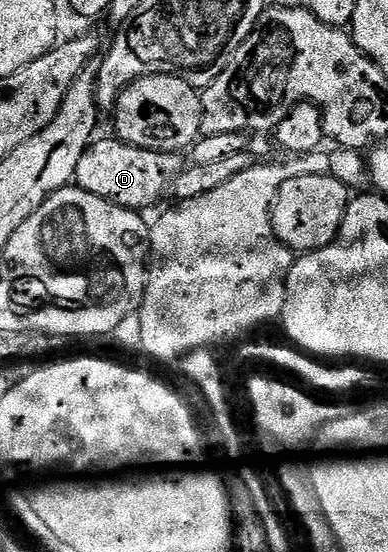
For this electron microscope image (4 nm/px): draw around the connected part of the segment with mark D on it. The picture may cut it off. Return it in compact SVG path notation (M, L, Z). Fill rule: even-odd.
M116 136L98 137L90 142L79 160L75 184L80 190L91 192L116 206L145 212L172 187L173 179L183 168L182 155L164 150L148 150L121 141Z

